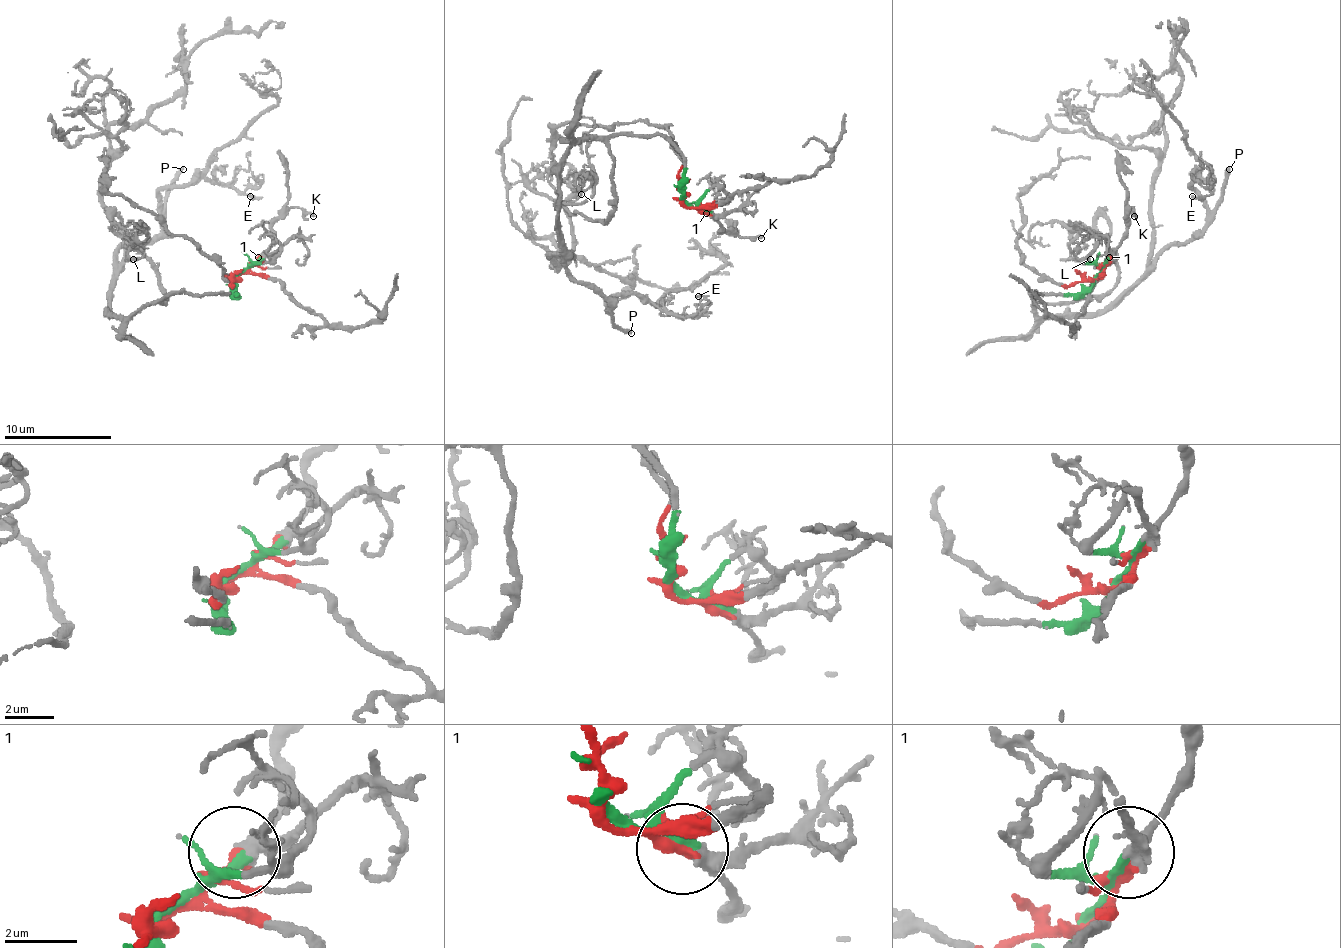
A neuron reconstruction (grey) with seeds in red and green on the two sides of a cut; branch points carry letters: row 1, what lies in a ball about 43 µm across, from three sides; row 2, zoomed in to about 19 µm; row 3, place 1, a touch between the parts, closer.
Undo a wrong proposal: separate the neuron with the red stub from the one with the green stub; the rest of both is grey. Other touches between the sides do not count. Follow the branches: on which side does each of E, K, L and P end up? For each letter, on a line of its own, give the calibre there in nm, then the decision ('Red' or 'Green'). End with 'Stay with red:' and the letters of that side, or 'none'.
E: Thickness 110 nm. Green
K: Thickness 160 nm. Red
L: Thickness 190 nm. Green
P: Thickness 280 nm. Green
Stay with red: K

